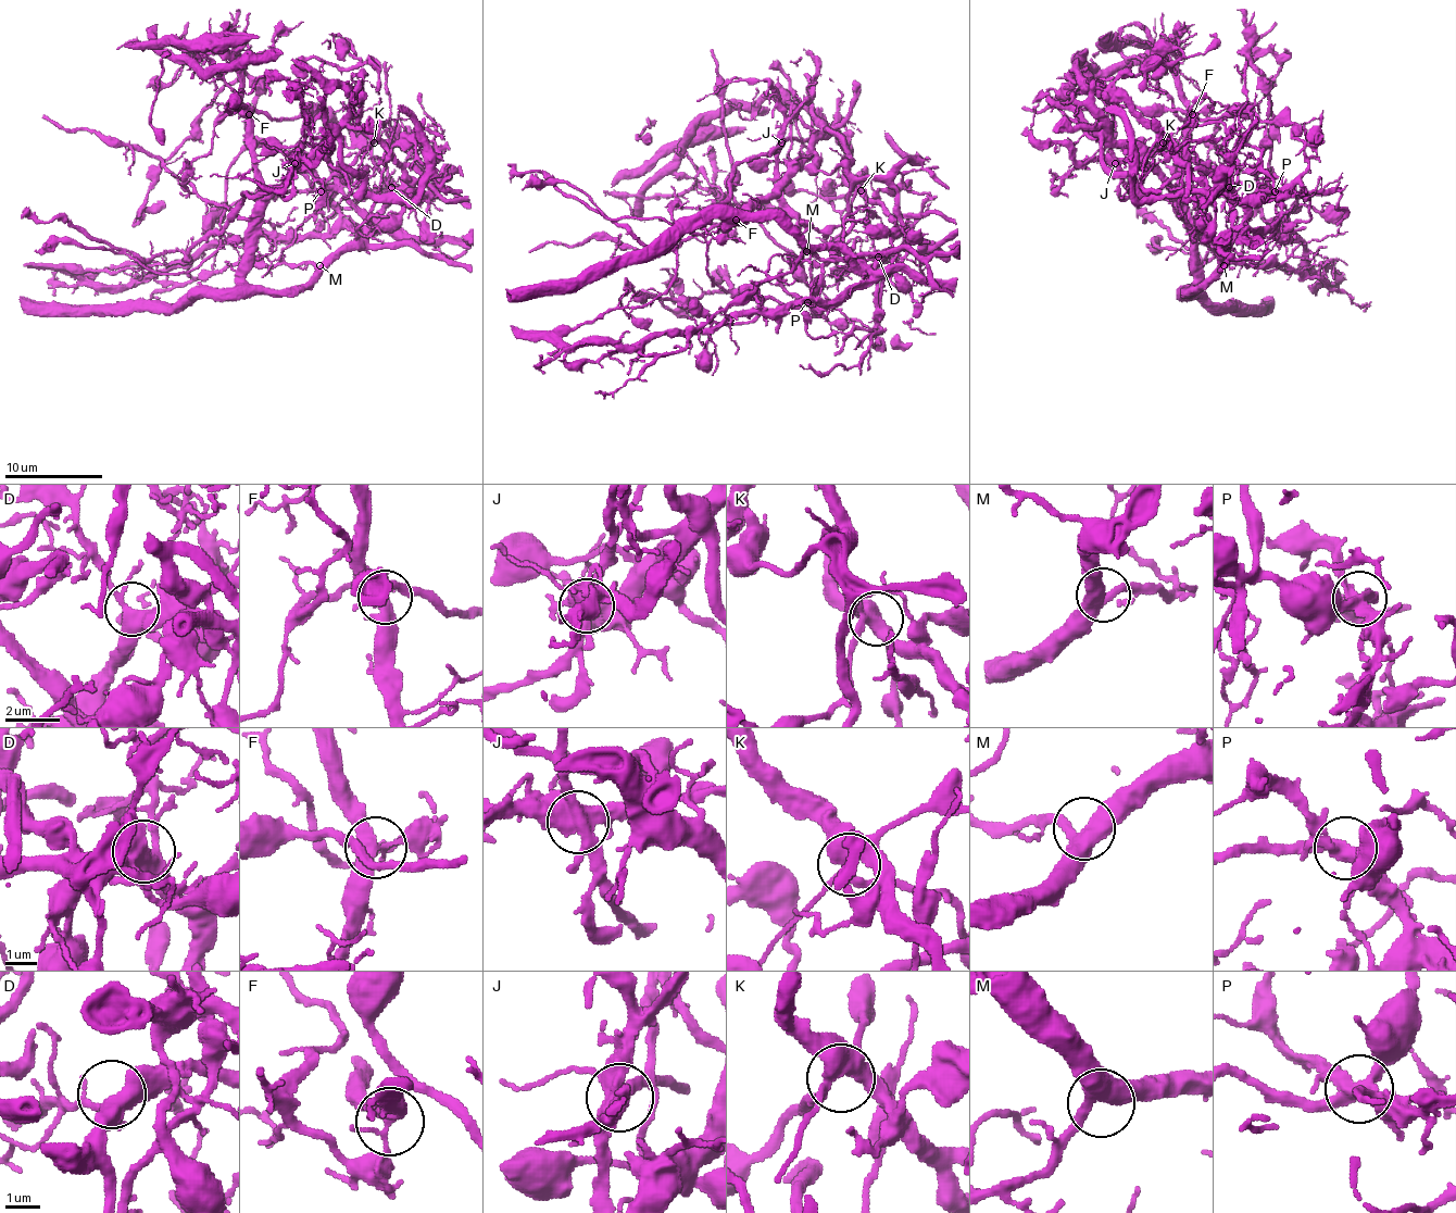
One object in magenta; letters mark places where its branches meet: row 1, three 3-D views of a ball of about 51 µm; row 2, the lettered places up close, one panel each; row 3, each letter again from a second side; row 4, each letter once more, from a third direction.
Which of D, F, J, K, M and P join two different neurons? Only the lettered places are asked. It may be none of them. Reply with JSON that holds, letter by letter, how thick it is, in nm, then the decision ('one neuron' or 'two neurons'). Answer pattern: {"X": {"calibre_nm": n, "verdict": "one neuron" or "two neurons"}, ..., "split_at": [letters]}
{"D": {"calibre_nm": 400, "verdict": "one neuron"}, "F": {"calibre_nm": 360, "verdict": "two neurons"}, "J": {"calibre_nm": 500, "verdict": "two neurons"}, "K": {"calibre_nm": 460, "verdict": "one neuron"}, "M": {"calibre_nm": 440, "verdict": "one neuron"}, "P": {"calibre_nm": 360, "verdict": "two neurons"}, "split_at": ["F", "J", "P"]}

